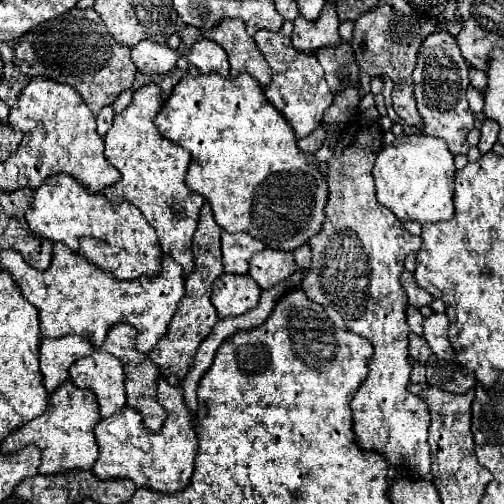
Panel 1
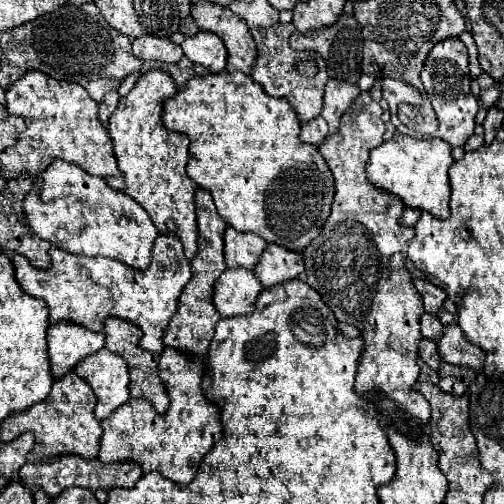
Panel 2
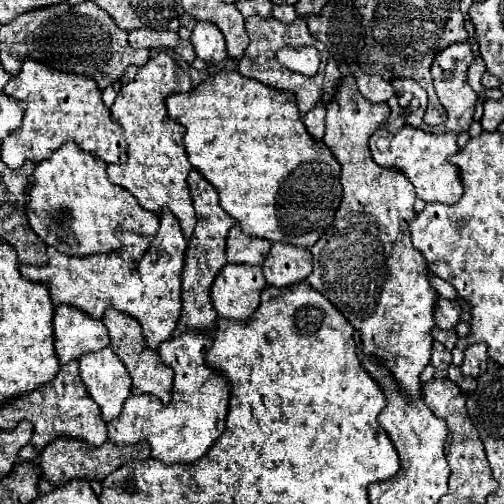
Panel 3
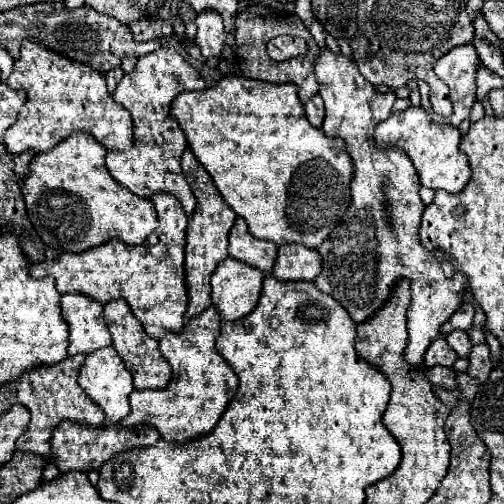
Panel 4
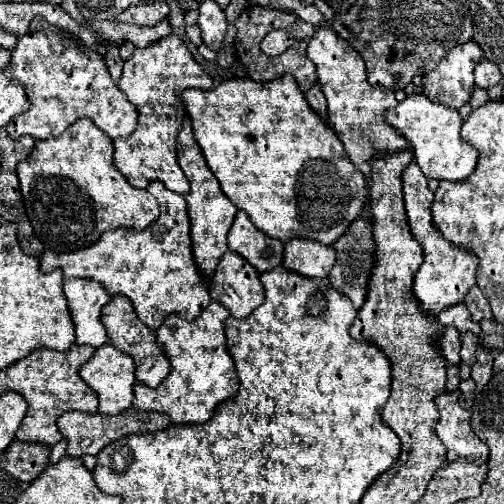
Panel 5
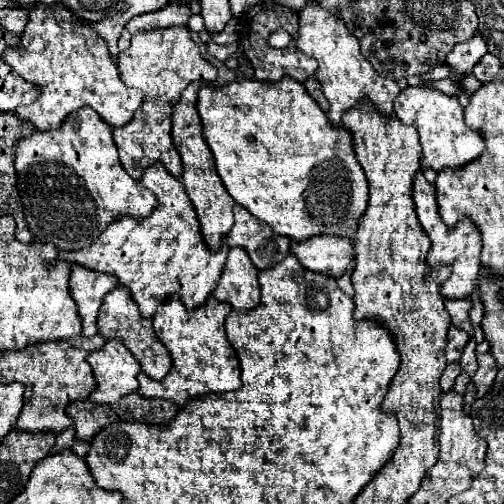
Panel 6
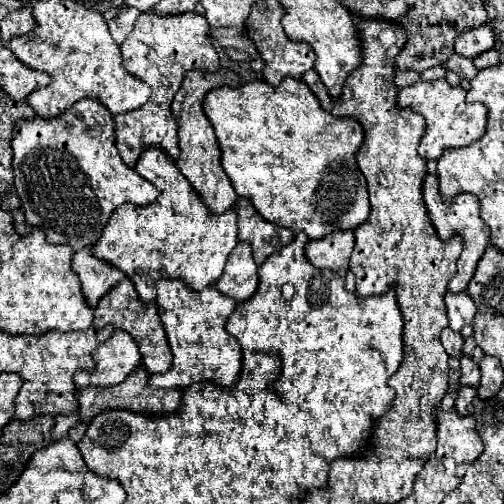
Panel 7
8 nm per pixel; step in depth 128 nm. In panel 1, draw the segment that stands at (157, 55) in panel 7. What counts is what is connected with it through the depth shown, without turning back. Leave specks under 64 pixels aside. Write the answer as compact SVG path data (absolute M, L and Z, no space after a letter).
M148 84L134 92L130 106L114 116L114 124L104 138L106 160L120 170L122 180L108 186L104 196L108 200L122 198L136 206L158 234L160 248L166 256L182 266L184 276L194 268L192 262L192 236L200 220L200 208L206 202L200 194L194 194L184 184L184 176L190 164L190 152L182 146L166 140L154 126L154 118L162 108L160 88Z

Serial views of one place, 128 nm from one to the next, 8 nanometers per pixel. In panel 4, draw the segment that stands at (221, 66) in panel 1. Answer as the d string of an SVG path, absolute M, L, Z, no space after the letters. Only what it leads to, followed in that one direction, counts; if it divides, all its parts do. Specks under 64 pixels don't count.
M212 10L200 12L196 18L196 26L198 26L198 32L194 42L200 46L202 56L204 58L220 56L224 40L226 40L226 32L218 12L212 12Z

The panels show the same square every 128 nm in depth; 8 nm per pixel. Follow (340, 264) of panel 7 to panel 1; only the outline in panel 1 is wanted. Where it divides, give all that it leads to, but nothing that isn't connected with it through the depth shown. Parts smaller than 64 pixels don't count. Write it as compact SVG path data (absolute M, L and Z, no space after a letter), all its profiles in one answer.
M266 248L266 250L258 252L256 256L252 256L248 274L256 280L256 284L262 290L266 290L266 288L272 288L274 284L286 280L288 276L292 276L294 270L296 270L296 262L294 262L292 252Z

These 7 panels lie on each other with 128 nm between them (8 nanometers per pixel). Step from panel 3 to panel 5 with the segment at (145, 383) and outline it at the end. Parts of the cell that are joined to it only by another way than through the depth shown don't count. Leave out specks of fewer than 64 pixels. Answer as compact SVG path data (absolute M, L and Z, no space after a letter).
M112 296L112 300L102 308L102 324L106 326L108 330L108 338L110 342L122 350L124 354L132 356L134 360L134 368L136 368L136 382L140 384L146 384L148 388L156 388L168 374L170 374L170 364L168 364L168 358L164 356L164 352L160 350L158 342L156 342L156 334L154 330L150 330L148 326L144 326L134 308L132 308L132 302L128 300L128 296Z

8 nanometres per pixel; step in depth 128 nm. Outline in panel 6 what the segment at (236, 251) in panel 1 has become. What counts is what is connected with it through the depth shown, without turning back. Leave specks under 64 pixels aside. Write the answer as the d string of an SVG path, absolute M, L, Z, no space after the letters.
M234 206L234 220L236 222L226 238L228 246L244 248L258 270L272 268L272 264L278 264L288 256L290 240L274 234L268 224L256 220L244 206Z

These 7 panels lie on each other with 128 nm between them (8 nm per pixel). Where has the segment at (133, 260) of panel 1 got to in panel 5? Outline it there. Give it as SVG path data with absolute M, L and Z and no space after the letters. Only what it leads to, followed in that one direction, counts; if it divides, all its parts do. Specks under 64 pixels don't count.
M88 118L76 120L60 138L36 142L32 154L22 160L16 168L20 190L24 196L26 216L48 250L54 252L72 252L80 248L92 246L106 230L110 228L134 228L144 230L158 220L158 202L150 196L148 190L138 190L126 184L124 176L116 168L112 168L114 146L112 140L100 132Z

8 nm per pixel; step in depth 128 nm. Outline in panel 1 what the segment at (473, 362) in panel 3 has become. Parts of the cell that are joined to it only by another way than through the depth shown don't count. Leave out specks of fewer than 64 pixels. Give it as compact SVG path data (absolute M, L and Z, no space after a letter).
M432 314L424 320L424 338L432 352L442 360L454 360L454 350L448 340L448 324L446 314Z

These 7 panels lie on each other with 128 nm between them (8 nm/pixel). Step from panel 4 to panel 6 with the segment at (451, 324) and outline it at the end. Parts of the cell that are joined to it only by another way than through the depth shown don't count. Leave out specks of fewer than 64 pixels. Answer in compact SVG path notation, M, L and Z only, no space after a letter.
M462 298L462 300L444 300L444 306L452 318L452 326L462 328L468 336L474 334L472 322L470 322L470 308L472 308L472 300L470 298Z

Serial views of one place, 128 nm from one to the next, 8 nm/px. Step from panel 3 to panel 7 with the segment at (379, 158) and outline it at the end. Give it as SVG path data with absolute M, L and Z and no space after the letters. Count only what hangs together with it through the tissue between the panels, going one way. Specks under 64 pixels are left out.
M446 80L436 82L422 82L402 88L398 92L398 106L410 108L416 114L422 114L426 120L426 128L420 140L418 154L424 160L438 160L444 150L448 148L464 148L476 140L480 140L486 132L486 120L488 110L484 104L466 104L466 92L462 88L452 88Z

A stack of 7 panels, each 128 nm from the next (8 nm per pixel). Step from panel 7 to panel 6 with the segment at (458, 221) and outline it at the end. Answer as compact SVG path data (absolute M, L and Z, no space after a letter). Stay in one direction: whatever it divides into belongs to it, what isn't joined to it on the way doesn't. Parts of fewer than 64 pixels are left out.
M416 172L414 180L412 180L412 200L414 200L414 206L416 206L418 222L432 242L432 248L430 248L428 258L426 258L426 262L428 262L426 276L430 276L440 266L450 266L452 268L450 278L440 284L442 296L452 298L452 300L454 298L468 298L478 288L478 276L480 276L480 260L478 258L480 258L480 250L482 250L480 232L474 228L474 222L468 220L468 218L460 220L454 230L448 230L446 224L442 224L440 214L438 214L438 204L436 204L436 198L434 198L434 186L428 184L428 180L424 178L422 172Z

